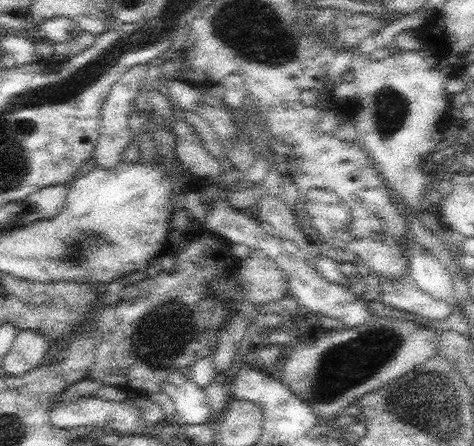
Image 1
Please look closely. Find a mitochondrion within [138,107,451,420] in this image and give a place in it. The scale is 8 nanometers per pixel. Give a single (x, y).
(346, 369)

